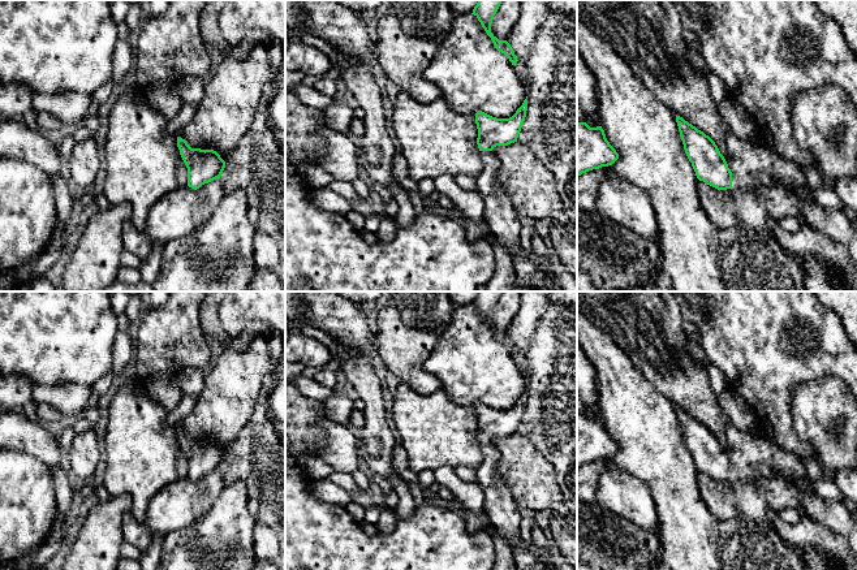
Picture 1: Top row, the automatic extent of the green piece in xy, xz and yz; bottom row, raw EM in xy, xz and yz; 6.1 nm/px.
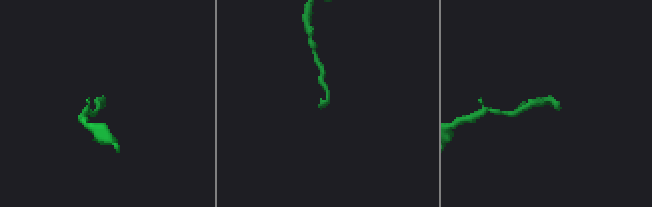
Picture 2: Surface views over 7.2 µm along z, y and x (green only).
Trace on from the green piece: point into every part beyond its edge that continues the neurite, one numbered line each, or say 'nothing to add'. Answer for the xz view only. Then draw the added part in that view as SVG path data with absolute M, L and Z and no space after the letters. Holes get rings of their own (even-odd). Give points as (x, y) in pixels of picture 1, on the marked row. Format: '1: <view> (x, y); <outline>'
1: xz (503, 220); M479 151L482 169L477 174L477 193L485 202L485 220L495 238L513 259L516 280L526 292L561 292L554 276L542 273L521 245L521 224L505 190L498 185L500 160L494 151Z

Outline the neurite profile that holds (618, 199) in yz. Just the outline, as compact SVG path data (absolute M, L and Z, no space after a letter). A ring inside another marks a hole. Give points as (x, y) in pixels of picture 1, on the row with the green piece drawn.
M602 167L602 169L606 170L606 178L598 187L595 211L611 220L620 223L621 225L628 226L633 232L650 241L658 241L658 223L649 197L636 185L617 178L608 170L607 167Z

